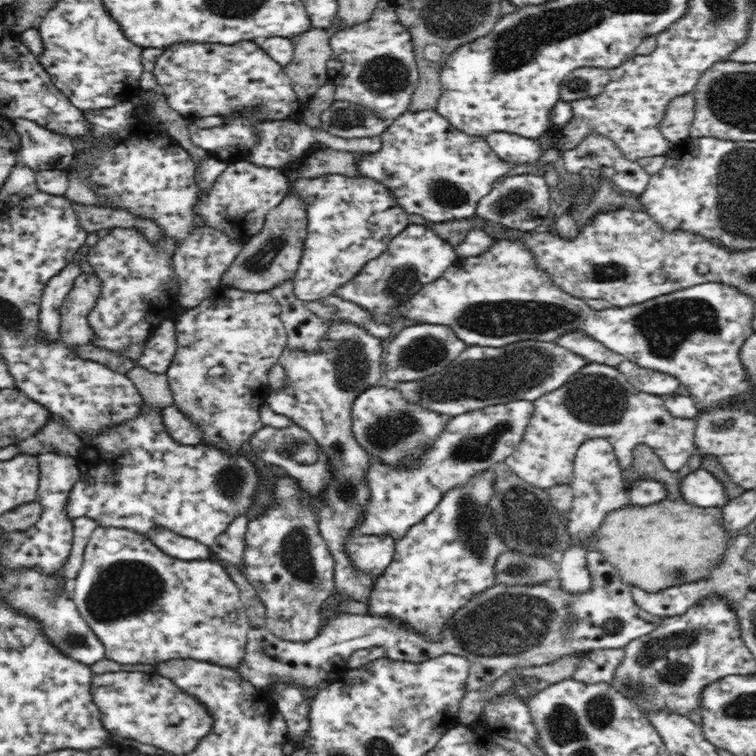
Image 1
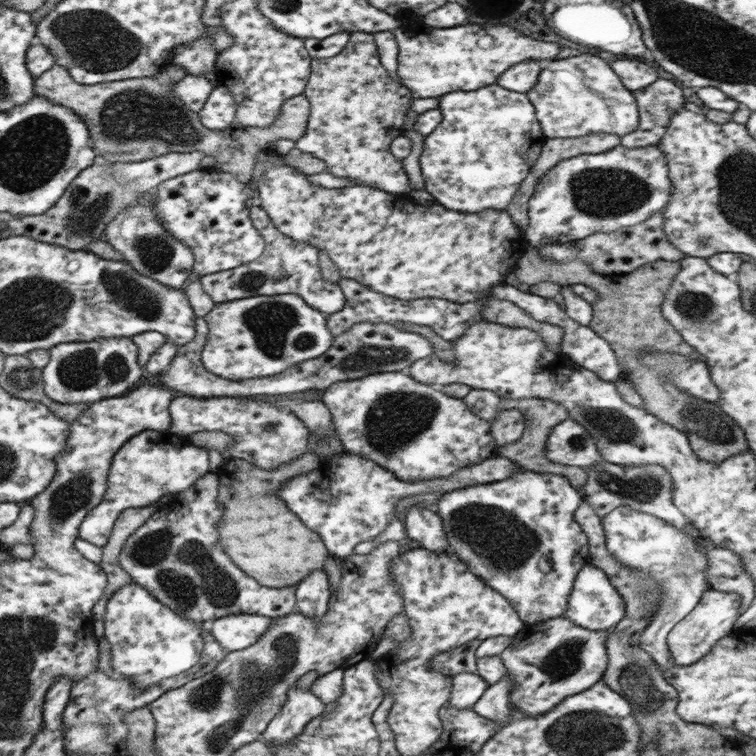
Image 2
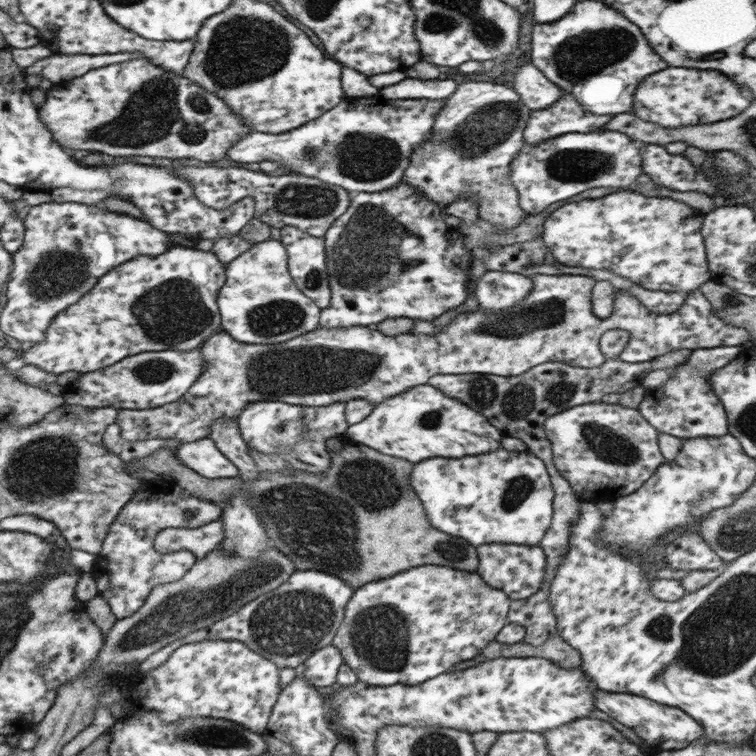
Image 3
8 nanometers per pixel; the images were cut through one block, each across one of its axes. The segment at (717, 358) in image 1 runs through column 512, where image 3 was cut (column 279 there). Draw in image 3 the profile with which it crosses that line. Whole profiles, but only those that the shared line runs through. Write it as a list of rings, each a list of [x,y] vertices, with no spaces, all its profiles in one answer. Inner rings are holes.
[[[267,239],[252,243],[237,258],[224,266],[225,280],[218,290],[216,303],[220,316],[220,327],[233,340],[245,344],[275,344],[282,343],[306,332],[317,329],[320,308],[309,300],[294,285],[286,265],[286,250],[278,240]]]

